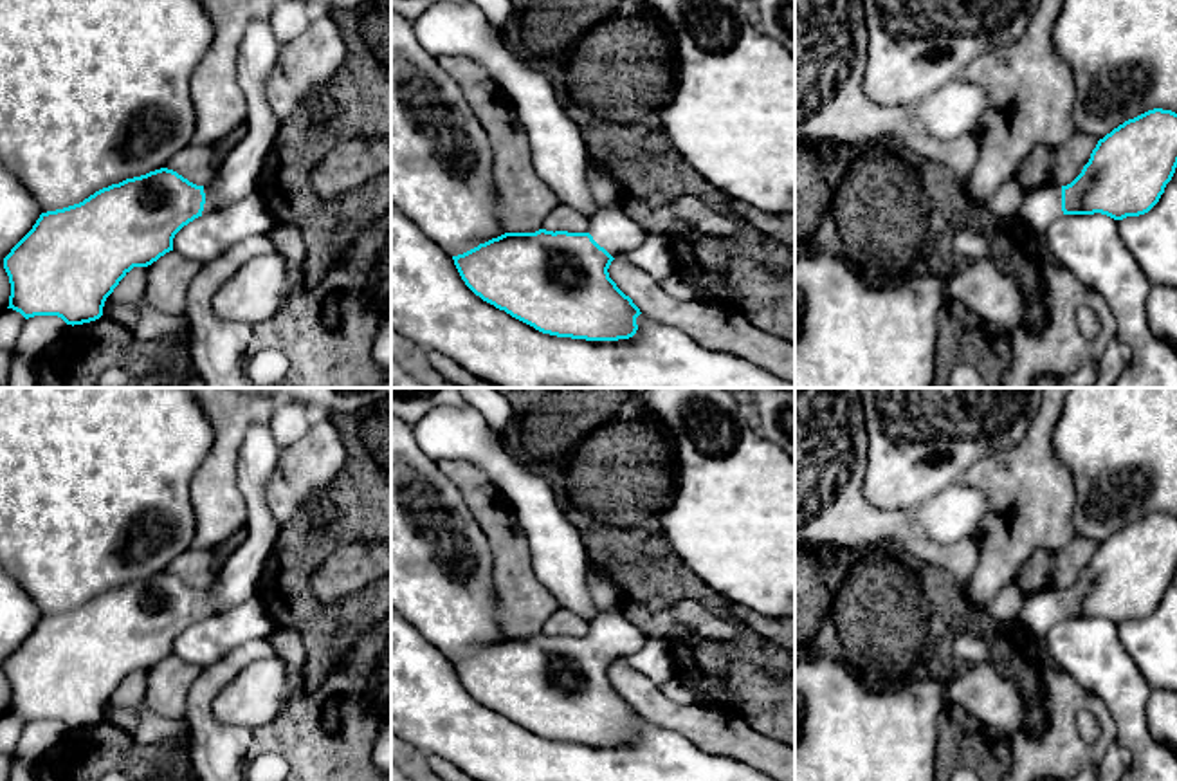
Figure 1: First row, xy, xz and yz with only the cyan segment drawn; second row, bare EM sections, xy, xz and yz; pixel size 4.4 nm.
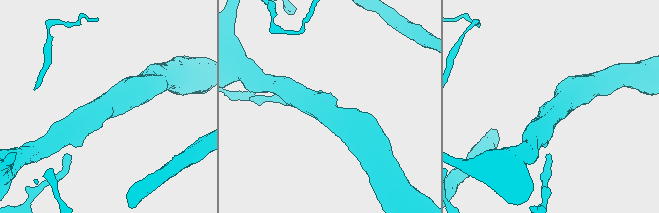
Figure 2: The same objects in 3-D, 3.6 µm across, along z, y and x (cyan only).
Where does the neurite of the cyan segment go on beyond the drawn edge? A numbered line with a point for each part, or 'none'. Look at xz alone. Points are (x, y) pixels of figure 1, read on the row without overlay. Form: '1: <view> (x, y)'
1: xz (613, 633)

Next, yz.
1: yz (1040, 612)

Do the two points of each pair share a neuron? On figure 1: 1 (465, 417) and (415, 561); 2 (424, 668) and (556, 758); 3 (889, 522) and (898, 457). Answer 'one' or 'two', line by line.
1: two
2: one
3: two

